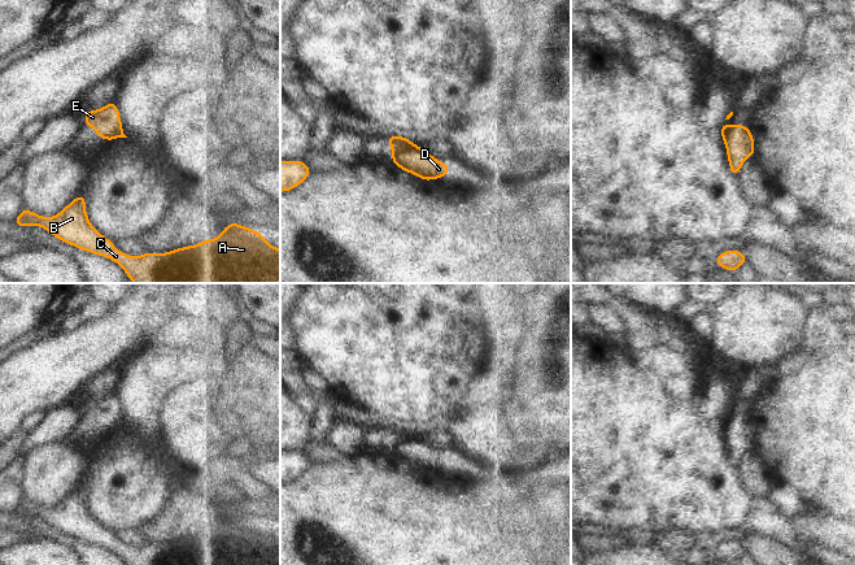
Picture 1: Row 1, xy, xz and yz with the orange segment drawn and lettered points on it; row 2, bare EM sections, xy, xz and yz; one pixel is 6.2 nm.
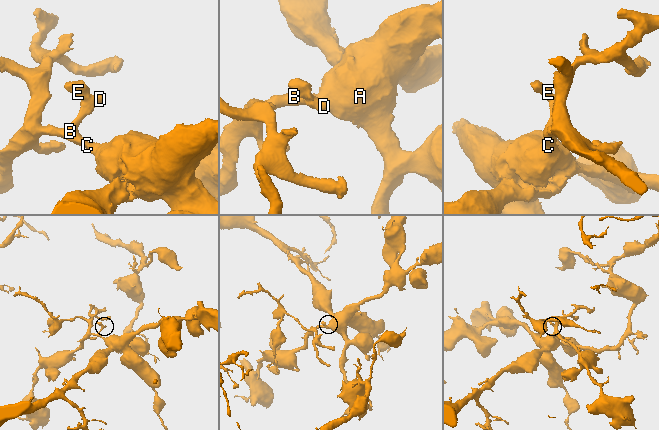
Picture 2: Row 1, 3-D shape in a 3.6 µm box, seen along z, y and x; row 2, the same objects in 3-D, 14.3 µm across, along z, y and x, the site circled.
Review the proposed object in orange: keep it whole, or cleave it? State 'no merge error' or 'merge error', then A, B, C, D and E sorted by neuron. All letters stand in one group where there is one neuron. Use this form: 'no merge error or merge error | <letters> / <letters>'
merge error | A B C D / E

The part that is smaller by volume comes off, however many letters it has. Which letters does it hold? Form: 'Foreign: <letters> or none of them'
Foreign: E

